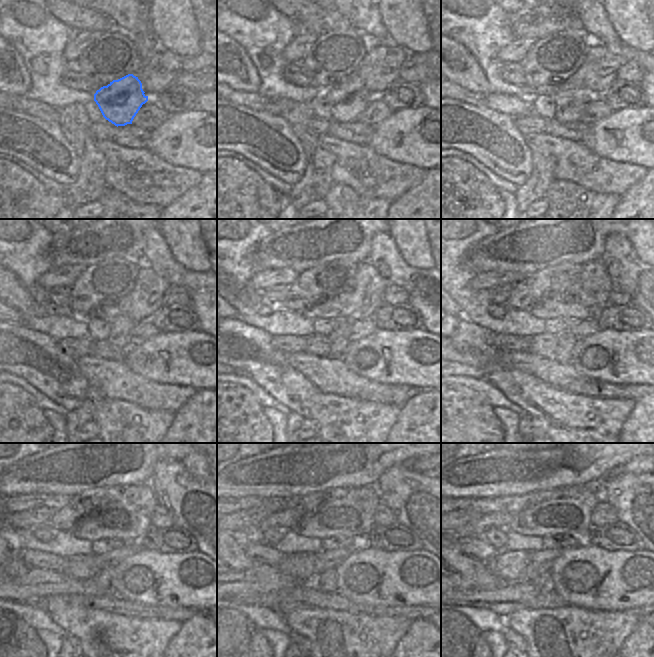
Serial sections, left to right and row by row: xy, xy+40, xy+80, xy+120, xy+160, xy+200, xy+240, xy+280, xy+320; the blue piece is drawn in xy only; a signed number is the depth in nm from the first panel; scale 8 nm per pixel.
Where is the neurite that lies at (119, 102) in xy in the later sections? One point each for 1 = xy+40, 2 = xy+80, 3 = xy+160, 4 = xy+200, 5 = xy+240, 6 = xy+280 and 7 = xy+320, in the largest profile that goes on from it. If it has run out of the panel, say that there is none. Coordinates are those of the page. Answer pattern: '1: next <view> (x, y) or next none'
1: next xy+40 (348, 98)
2: next xy+80 (570, 104)
3: next xy+160 (339, 340)
4: next xy+200 (564, 341)
5: next xy+240 (103, 578)
6: next xy+280 (326, 581)
7: next xy+320 (544, 584)

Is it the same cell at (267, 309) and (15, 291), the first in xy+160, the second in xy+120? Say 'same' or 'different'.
same

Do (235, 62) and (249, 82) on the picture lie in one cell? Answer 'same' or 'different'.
same

